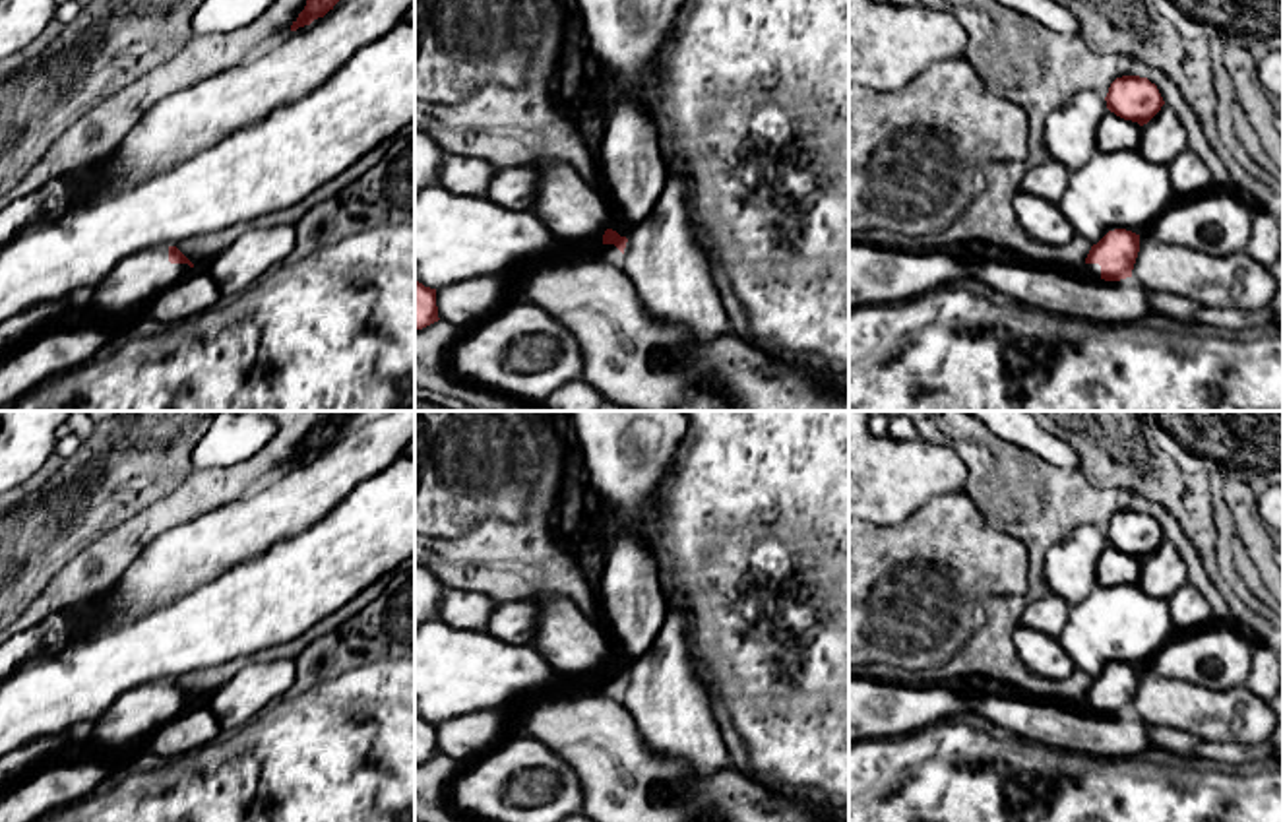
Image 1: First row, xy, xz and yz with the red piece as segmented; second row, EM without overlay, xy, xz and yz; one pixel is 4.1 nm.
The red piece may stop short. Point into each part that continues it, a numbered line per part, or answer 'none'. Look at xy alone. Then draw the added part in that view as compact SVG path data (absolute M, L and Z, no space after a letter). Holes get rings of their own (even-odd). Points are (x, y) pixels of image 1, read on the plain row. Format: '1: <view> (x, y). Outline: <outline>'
1: xy (134, 716). Outline: M169 680L141 684L122 694L93 727L81 731L78 750L97 754L132 752L188 706L188 698L169 696Z

